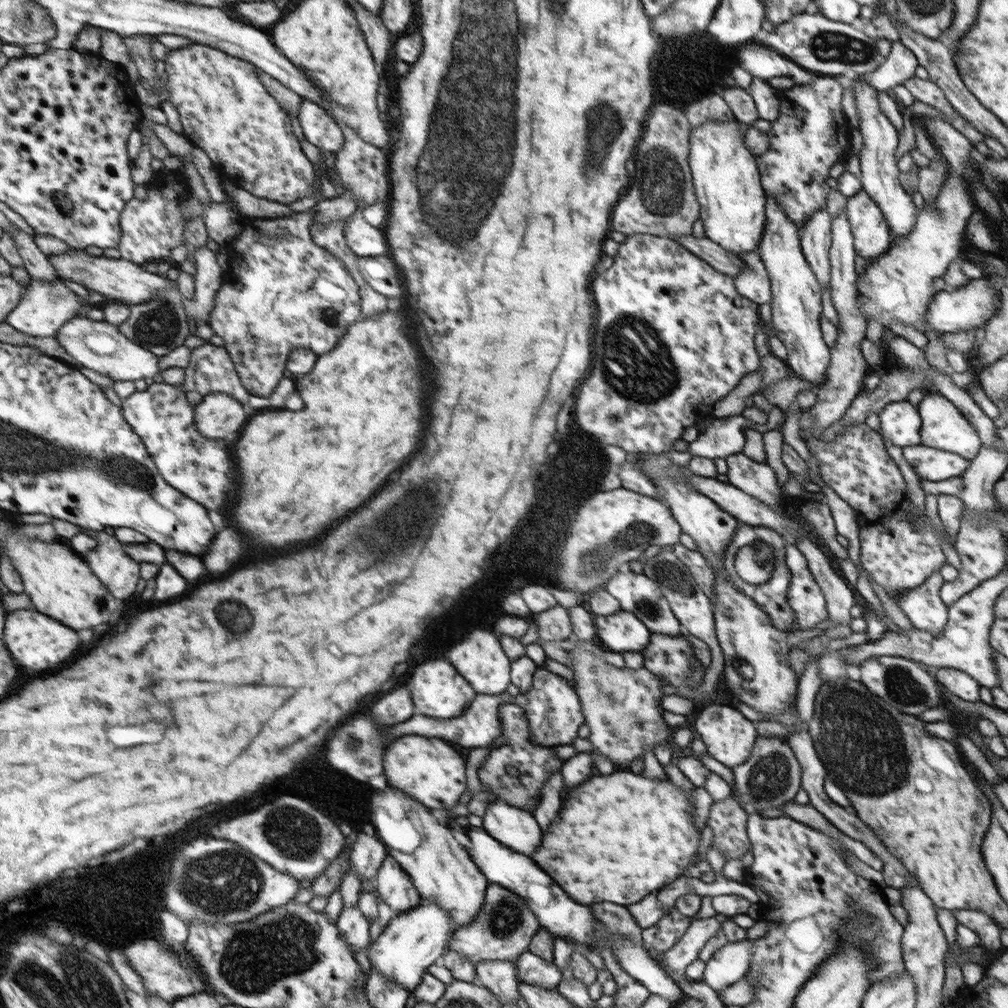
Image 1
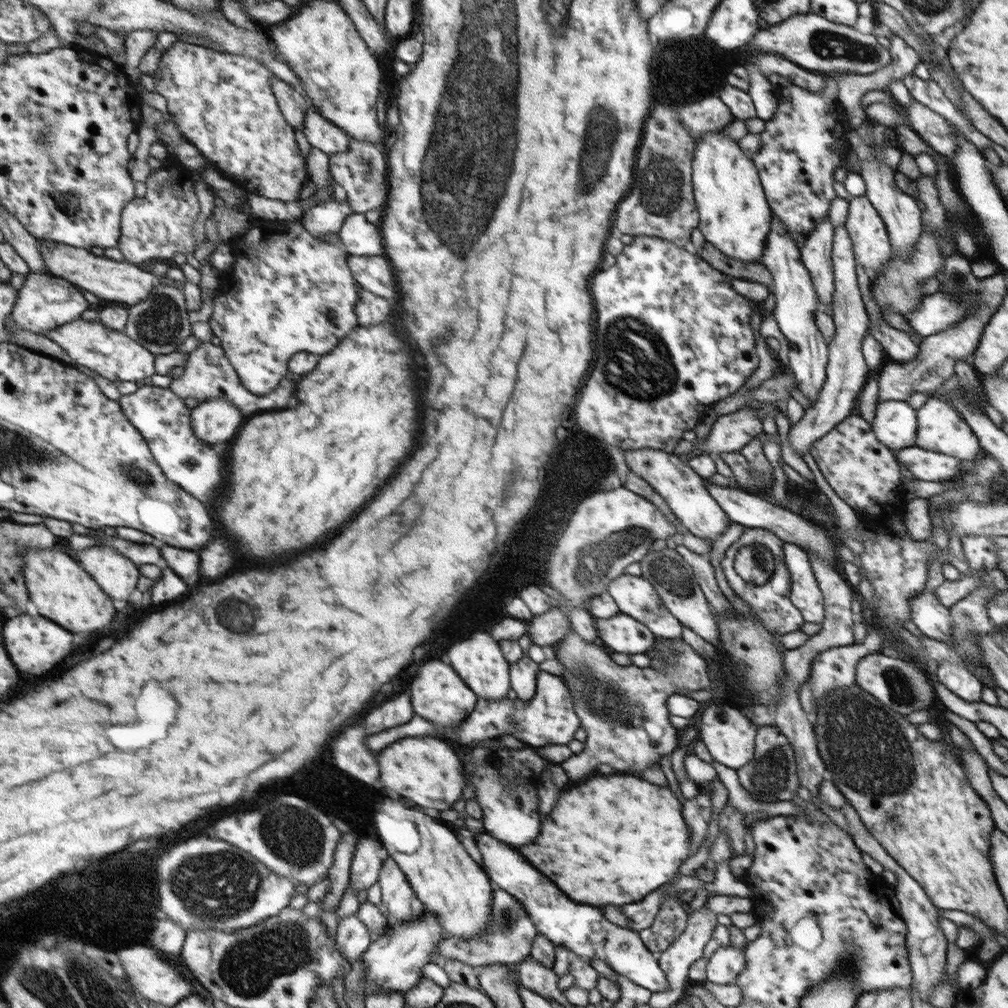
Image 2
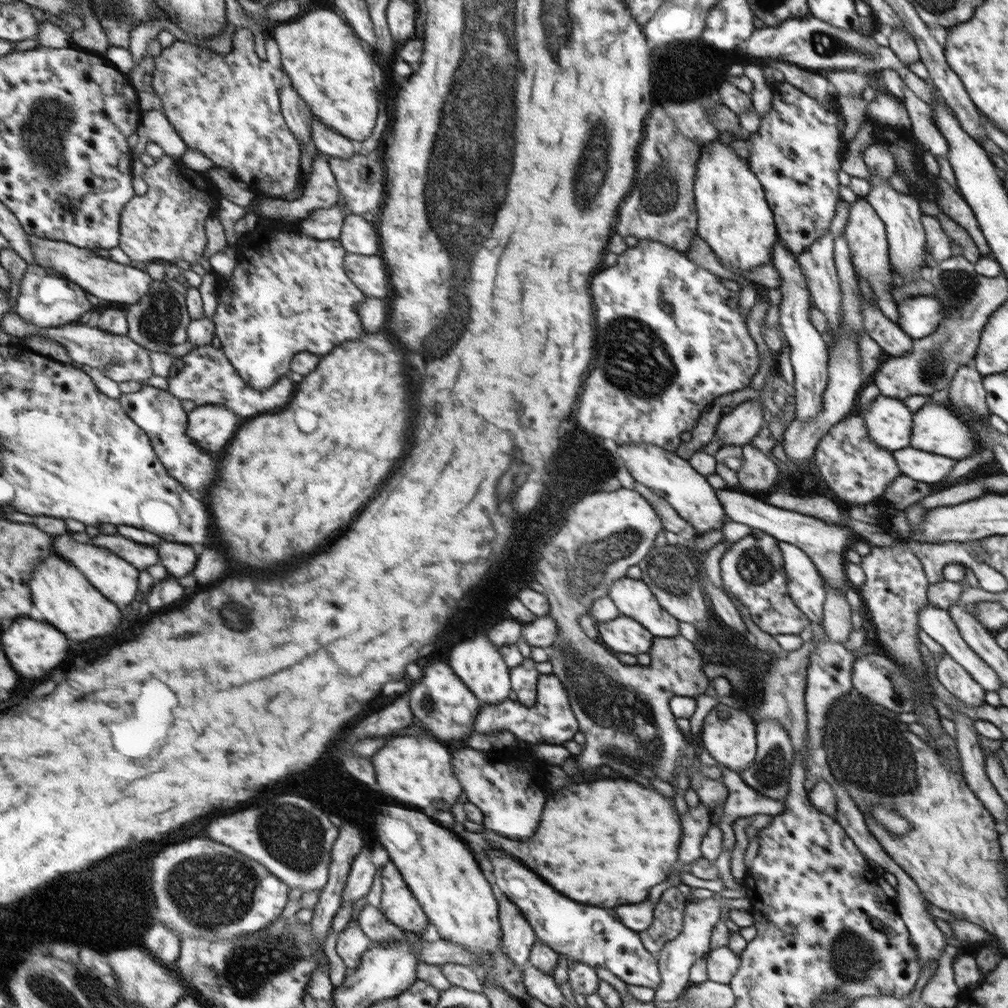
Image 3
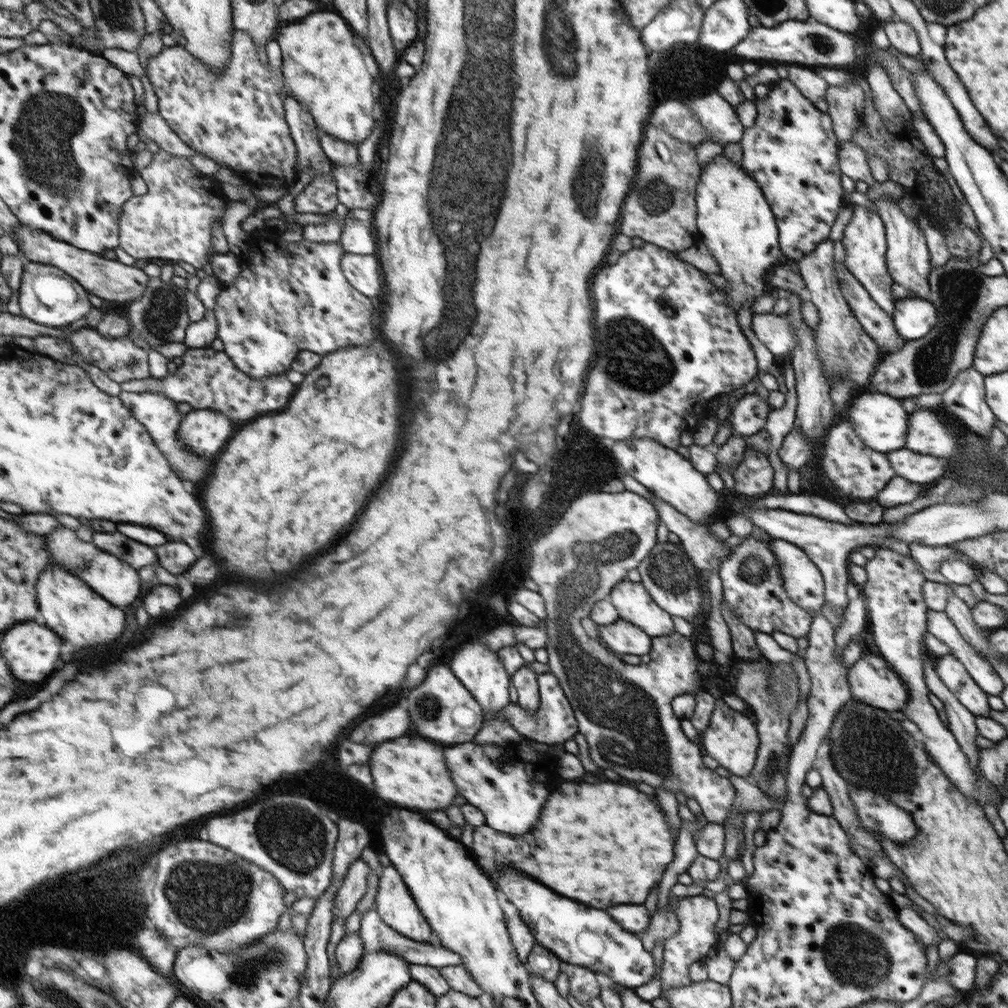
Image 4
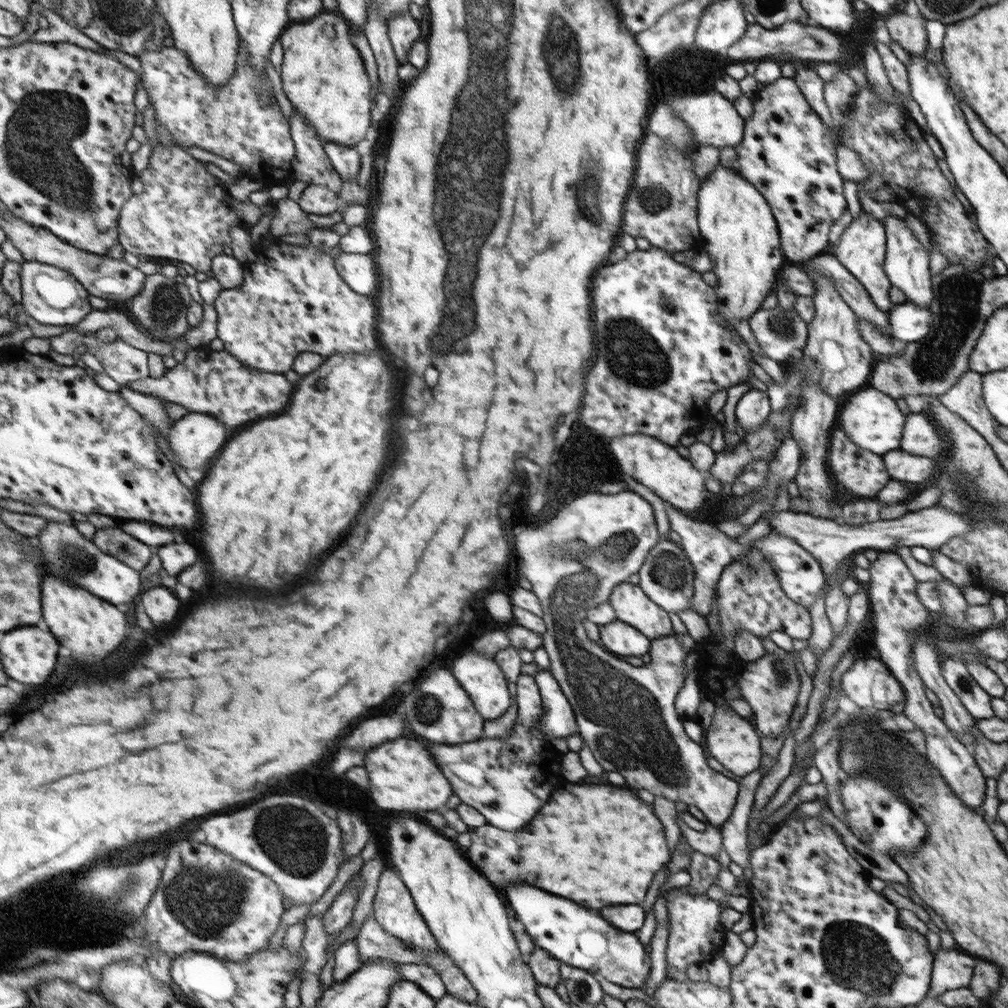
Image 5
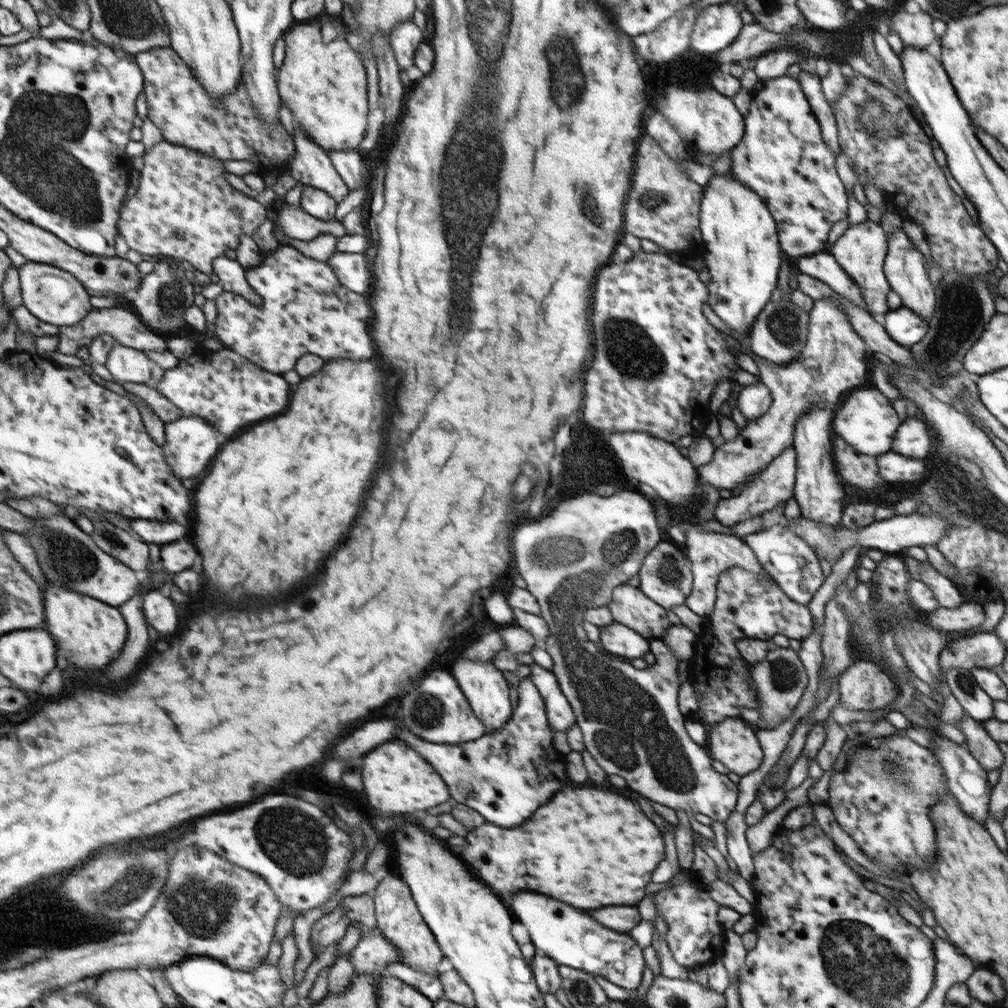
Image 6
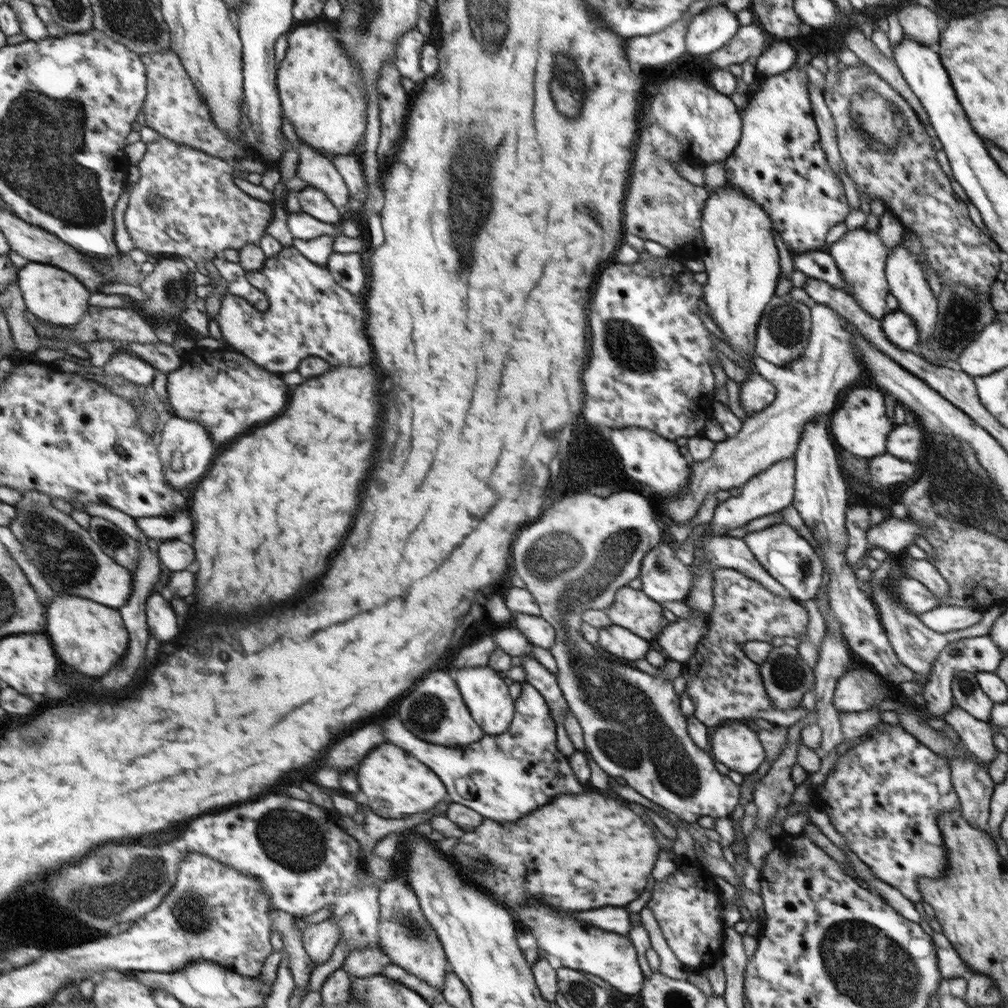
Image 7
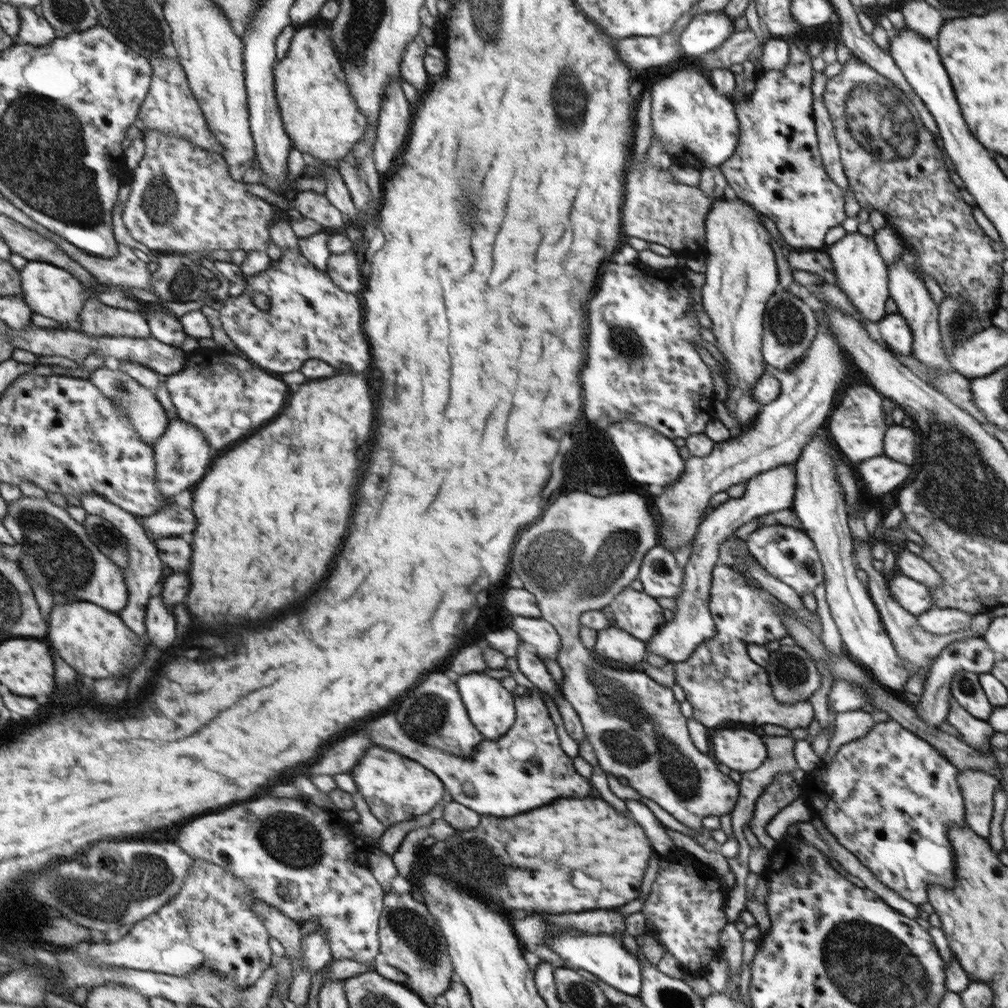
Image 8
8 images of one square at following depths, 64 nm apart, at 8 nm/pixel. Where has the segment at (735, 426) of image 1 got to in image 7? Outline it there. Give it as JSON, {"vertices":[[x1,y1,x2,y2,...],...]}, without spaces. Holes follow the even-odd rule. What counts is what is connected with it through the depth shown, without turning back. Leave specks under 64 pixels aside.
{"vertices":[[752,374,742,384,739,394,742,408,748,416,756,414,766,408,776,396,776,386,759,374]]}

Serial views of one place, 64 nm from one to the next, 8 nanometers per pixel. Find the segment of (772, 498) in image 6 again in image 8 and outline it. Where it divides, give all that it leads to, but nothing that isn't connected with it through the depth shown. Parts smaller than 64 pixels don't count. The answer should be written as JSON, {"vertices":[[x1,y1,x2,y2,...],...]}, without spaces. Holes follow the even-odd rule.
{"vertices":[[794,463,783,464,752,477,747,481,745,493,741,498,730,498,728,502,714,509,708,519,700,525,699,536,692,545,690,560,684,569,686,582,683,584,683,591,675,598,677,606,675,617,672,622,663,624,659,633,646,642,647,652,658,654,667,662,684,662,703,641,716,635,716,623,707,604,711,595,713,571,718,563,722,543,734,537,737,529,753,519,760,519,772,512,791,509,794,496,795,465]]}

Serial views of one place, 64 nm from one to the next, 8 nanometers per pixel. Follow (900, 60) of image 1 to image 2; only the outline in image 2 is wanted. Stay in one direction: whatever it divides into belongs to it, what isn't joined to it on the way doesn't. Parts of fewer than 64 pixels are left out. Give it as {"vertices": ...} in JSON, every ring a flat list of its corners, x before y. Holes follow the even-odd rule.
{"vertices":[[892,36,890,40,890,56,892,56,892,63,884,68,879,68,876,72,871,72,870,74,854,73,832,73,828,77,833,79,838,83,839,99,838,102,841,104,842,108,848,116,848,124,851,129,858,128,862,123,868,122,868,116,864,114,864,111,860,109,859,102,865,96,867,91,887,91,890,82,894,80,903,81,907,74,913,73,914,68,918,65,921,60,918,56,918,52,914,48,910,48,900,36]]}

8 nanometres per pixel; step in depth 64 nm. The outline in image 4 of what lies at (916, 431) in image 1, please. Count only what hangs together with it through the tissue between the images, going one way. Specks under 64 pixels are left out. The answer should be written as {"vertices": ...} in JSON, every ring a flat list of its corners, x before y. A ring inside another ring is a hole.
{"vertices":[[866,389,865,393,852,398,843,420,851,422,860,440,863,440,863,443,872,450,889,453,906,446,907,424,910,423,910,416,896,397]]}

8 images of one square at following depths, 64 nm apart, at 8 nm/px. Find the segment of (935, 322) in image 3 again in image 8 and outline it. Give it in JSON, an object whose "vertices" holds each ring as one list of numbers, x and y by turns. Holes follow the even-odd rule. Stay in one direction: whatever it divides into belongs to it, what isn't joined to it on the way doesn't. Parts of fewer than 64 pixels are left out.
{"vertices":[[900,313,886,315,878,322,880,338,886,343,887,348,908,356,914,346,914,333,910,325]]}

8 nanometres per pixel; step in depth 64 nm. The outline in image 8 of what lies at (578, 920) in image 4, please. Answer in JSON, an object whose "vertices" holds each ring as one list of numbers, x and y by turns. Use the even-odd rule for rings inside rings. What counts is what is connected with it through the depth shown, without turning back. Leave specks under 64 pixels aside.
{"vertices":[[569,930,569,932,555,932,555,934,551,934,549,942,544,945,553,949,560,958,566,961,567,964,564,964,564,967,568,966,575,971,577,968,583,968,585,971,601,979,605,984,617,989,624,996,638,997,640,995,642,987,641,965,637,957,622,946,622,939,616,939,612,934,584,934,583,932]]}

